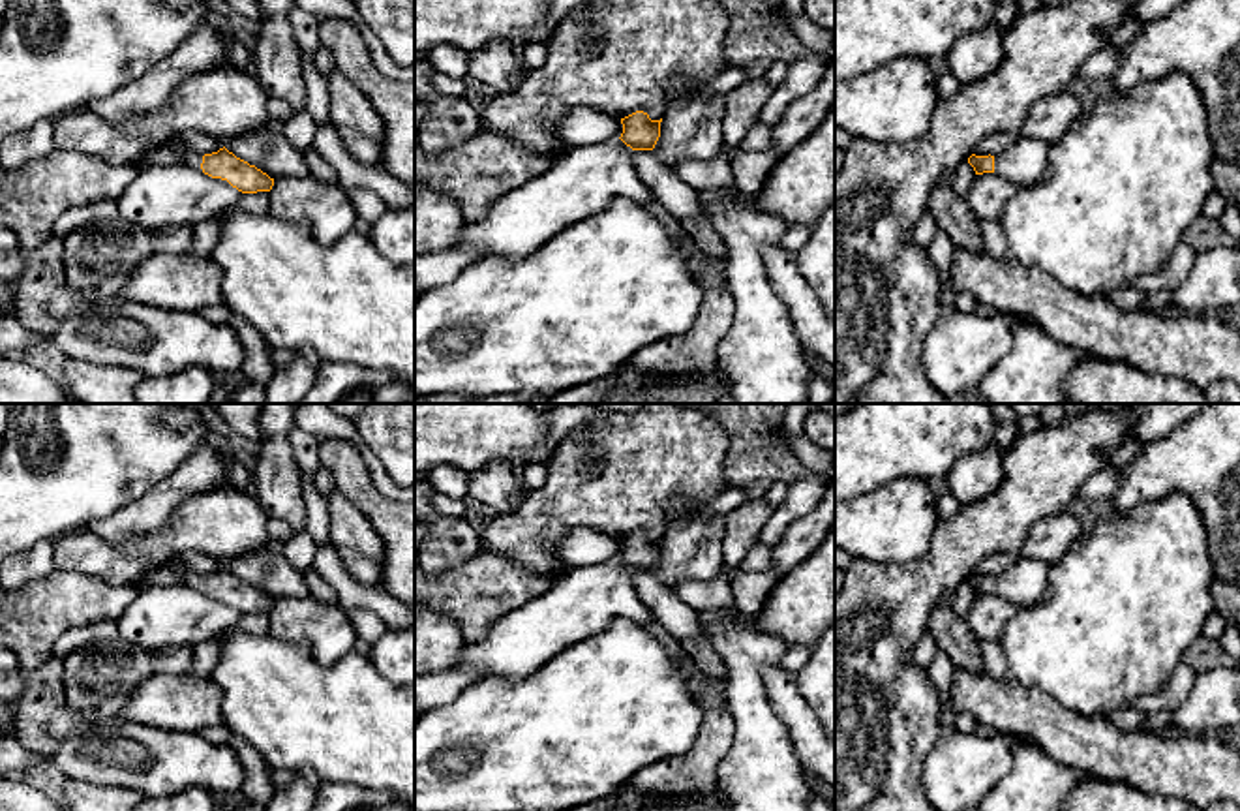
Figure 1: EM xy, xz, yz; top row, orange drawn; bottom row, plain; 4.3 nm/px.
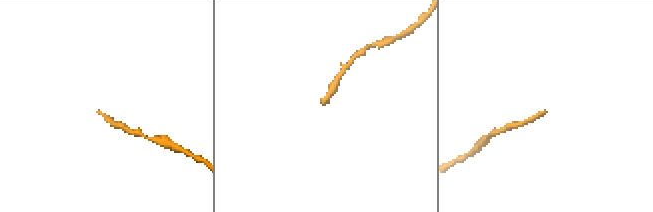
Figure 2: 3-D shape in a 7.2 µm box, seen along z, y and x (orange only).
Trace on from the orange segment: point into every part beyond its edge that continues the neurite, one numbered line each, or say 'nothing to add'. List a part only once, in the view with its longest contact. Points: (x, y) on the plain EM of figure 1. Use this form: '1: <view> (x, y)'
1: yz (1027, 582)

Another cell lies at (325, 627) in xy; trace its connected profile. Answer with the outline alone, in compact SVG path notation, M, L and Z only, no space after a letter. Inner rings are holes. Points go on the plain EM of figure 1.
M278 599L268 612L268 635L285 642L306 642L317 663L330 665L355 650L358 635L347 610L313 599Z

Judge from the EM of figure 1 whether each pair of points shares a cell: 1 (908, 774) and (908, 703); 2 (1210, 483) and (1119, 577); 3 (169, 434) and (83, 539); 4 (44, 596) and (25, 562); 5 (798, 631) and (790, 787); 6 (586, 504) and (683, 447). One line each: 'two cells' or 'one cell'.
1: one cell
2: two cells
3: two cells
4: two cells
5: two cells
6: one cell

